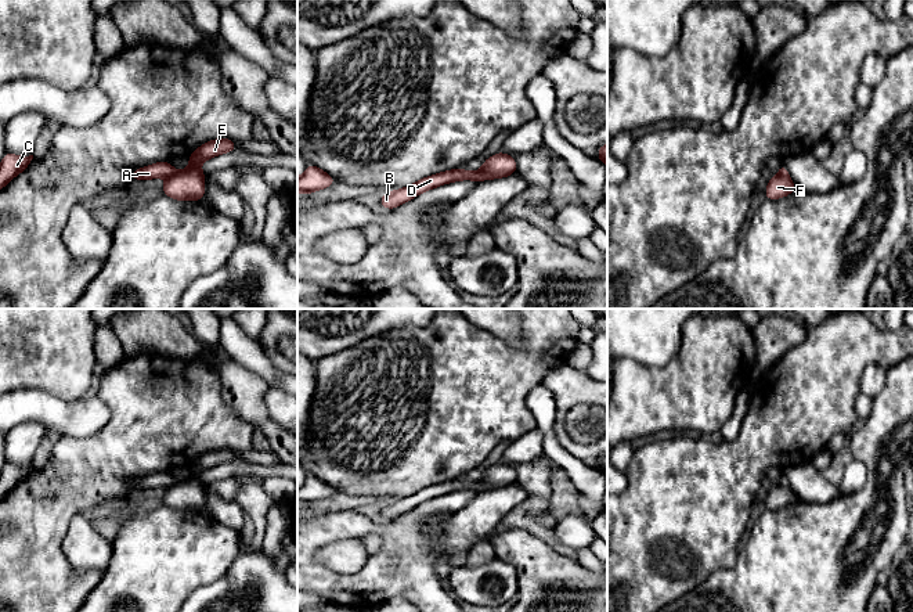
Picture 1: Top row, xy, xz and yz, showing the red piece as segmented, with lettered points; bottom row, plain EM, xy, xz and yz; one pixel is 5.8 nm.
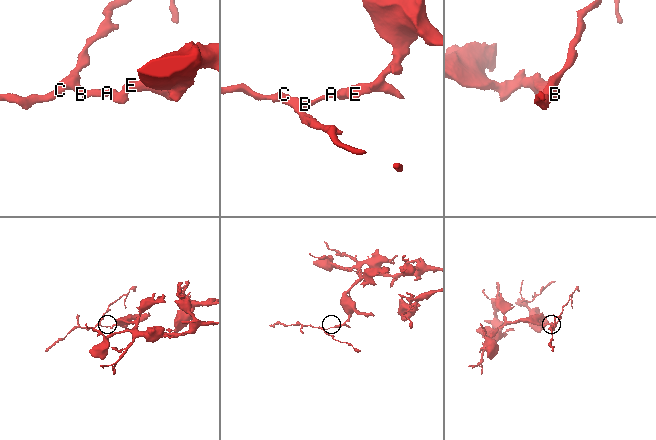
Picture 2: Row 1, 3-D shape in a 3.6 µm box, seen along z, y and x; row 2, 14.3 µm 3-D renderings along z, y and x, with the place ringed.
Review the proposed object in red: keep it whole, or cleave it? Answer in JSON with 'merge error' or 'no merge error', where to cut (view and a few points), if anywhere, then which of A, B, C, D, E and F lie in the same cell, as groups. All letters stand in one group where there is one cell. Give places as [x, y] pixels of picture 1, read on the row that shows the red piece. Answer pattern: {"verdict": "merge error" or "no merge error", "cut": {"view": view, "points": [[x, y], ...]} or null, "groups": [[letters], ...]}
{"verdict": "merge error", "cut": {"view": "xz", "points": [[479, 170], [482, 179]]}, "groups": [["A", "B", "C", "D"], ["E", "F"]]}

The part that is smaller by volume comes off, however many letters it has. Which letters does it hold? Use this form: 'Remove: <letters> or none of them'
Remove: A, B, C, D

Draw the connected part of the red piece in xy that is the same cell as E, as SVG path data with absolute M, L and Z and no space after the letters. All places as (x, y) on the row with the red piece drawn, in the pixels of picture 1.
M217 138L203 143L190 155L190 165L183 172L170 176L163 187L163 194L177 201L201 201L205 197L205 174L201 163L213 156L235 151L237 145L230 138Z

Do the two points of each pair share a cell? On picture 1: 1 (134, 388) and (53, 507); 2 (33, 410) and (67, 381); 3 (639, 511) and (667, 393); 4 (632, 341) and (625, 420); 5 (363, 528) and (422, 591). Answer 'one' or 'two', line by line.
1: one
2: two
3: two
4: two
5: one

